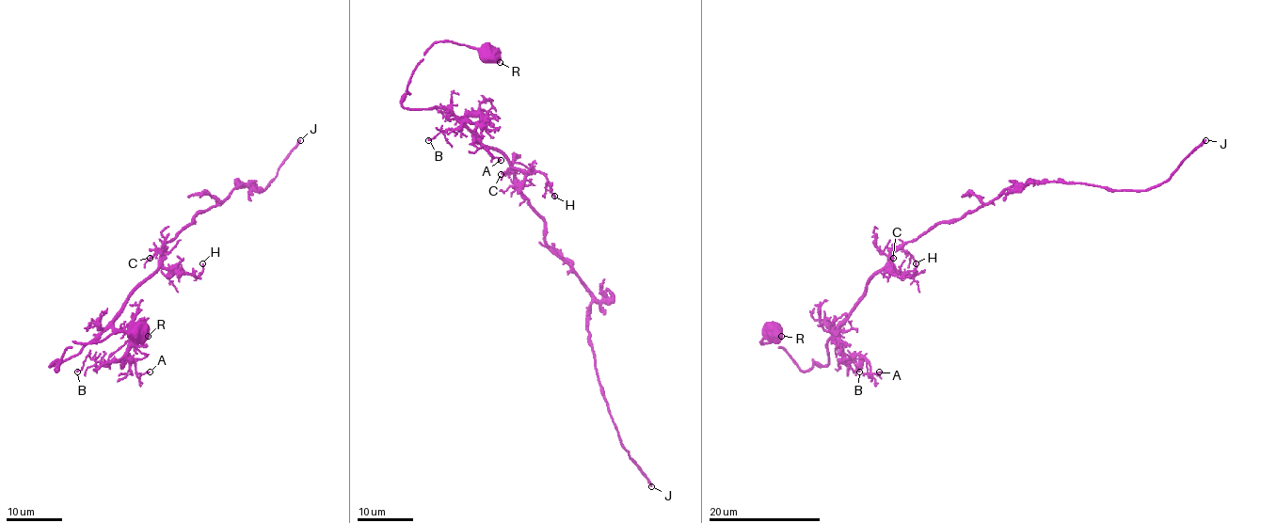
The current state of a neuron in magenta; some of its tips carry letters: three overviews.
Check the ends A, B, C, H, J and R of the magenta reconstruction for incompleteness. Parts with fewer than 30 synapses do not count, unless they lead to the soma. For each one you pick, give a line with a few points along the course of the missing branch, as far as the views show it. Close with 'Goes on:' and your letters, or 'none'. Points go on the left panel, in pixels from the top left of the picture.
Goes on: J

